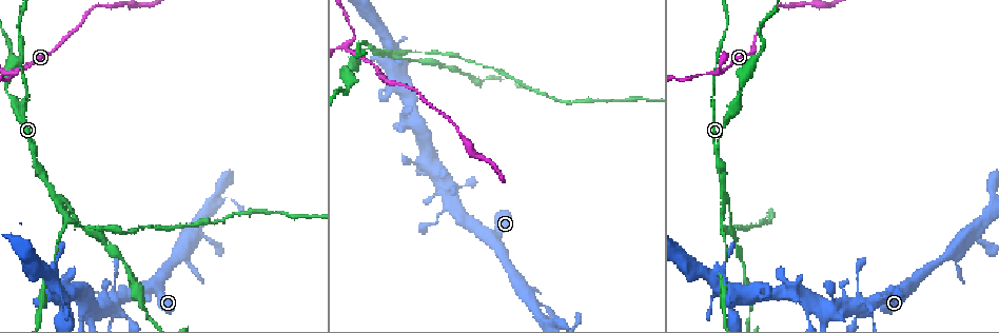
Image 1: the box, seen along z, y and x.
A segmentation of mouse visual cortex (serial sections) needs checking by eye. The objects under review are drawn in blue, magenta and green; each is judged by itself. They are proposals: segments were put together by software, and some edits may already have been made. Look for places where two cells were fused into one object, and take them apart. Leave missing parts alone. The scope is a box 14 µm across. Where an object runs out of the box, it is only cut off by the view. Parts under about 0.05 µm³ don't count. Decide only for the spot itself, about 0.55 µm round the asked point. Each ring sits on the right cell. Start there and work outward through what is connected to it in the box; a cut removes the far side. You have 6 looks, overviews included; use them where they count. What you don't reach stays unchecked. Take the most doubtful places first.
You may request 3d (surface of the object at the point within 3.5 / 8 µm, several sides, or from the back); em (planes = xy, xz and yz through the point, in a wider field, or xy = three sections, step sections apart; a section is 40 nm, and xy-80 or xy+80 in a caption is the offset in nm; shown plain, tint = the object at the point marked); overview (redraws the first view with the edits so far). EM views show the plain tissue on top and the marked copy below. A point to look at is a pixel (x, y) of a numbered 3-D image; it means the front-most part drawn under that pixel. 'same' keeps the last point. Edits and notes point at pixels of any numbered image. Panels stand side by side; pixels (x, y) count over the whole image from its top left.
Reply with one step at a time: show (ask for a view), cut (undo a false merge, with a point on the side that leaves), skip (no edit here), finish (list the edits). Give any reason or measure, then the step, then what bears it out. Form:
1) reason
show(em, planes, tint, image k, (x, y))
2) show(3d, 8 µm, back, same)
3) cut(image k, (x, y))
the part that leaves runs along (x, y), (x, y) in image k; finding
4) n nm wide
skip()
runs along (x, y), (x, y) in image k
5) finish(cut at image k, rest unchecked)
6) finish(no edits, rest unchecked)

a fork
show(3d, 8 µm, image 1, (725, 197))

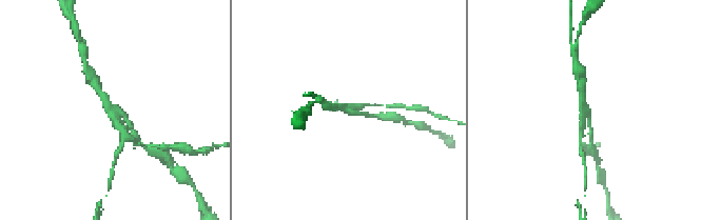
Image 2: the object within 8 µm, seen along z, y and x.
3 arms; arms of 150, 200, 200 nm
show(em, xy, step 5, tint, image 2, (349, 108))

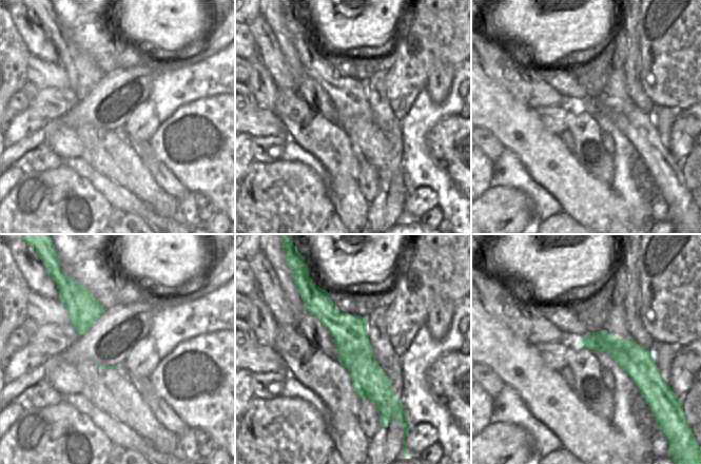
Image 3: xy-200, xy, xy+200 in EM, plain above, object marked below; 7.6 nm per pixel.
cut(image 2, (134, 133))
border along (337, 347), (373, 360) in image 3; a second cell is stuck on

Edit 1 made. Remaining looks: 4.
three-way junction
show(3d, 8 µm, image 1, (348, 49))

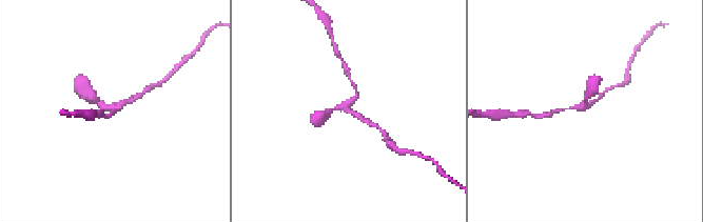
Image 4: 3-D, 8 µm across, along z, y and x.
3 arms; arms of 100, 150, 150 nm
show(em, xy, step 1, tint, image 4, (347, 109))

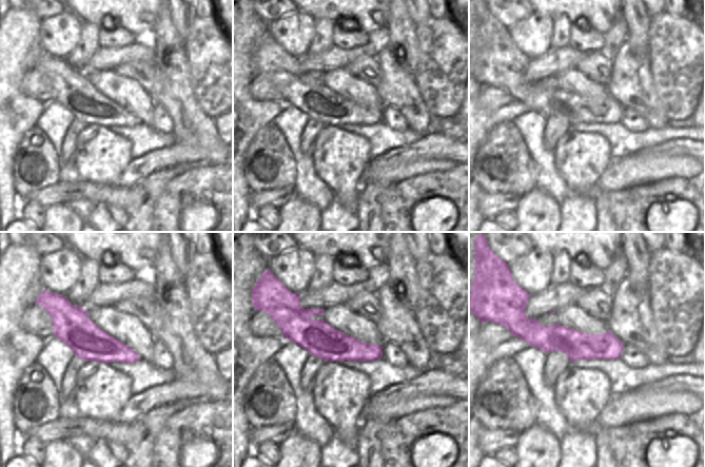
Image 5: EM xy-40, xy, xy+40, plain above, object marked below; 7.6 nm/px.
skip()
runs along (372, 123), (348, 108), (356, 94), (352, 82) in image 4; one cell here

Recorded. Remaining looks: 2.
finish(cut at image 2, rest unchecked)

